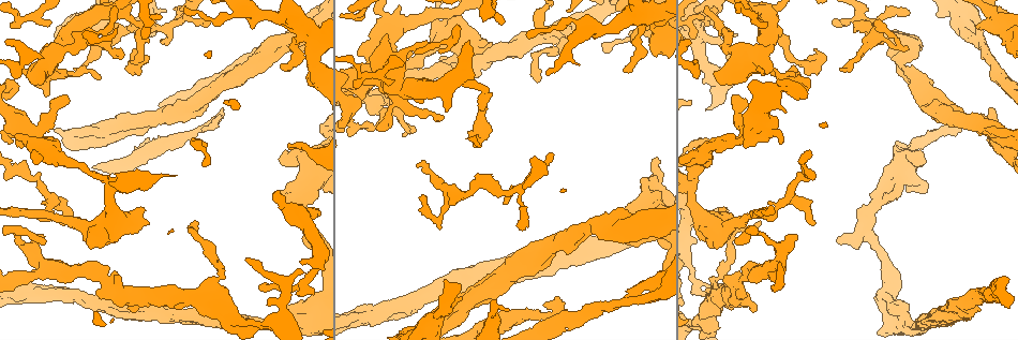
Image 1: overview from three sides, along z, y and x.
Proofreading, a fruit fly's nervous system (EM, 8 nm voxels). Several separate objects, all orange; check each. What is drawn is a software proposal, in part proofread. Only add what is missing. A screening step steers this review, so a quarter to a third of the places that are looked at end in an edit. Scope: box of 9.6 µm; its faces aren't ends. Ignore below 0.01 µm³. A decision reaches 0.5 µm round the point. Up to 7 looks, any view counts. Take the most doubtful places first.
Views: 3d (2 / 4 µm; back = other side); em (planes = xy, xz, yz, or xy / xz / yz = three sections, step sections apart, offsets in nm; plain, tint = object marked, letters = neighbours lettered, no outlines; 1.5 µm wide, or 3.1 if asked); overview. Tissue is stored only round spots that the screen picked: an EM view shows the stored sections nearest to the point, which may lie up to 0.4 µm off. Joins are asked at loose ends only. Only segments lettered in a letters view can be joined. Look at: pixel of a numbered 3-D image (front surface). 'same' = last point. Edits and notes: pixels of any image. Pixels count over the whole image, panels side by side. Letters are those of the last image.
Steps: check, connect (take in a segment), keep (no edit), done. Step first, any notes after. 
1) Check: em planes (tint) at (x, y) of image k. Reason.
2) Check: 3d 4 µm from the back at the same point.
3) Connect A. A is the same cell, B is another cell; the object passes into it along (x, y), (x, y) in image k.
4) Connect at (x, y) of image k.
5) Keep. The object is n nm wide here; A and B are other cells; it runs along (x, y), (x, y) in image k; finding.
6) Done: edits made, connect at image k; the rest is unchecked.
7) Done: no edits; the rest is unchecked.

Check: em planes (plain) at (43, 236) of image 1. An open end.

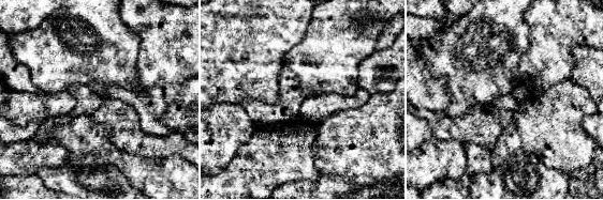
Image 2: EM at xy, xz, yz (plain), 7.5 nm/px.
Check: em planes (letters) at the same point.

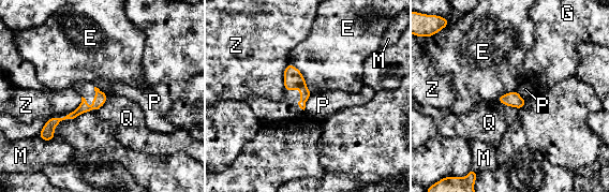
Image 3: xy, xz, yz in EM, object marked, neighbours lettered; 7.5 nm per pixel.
Keep. E, G, M, P, Q and Z are other cells; it runs along (104, 97), (47, 128) in image 3; no lettered segment goes on from it.

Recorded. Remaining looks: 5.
Check: em xz step 8 (tint) at (417, 163) of image 1. Branch stops here.

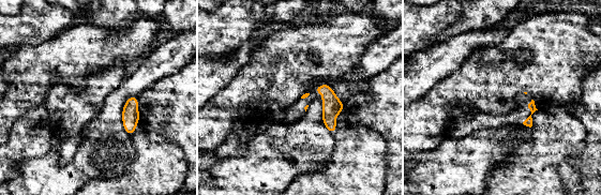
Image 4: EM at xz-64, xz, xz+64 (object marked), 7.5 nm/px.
Check: em planes (letters) at the same point. Another direction.

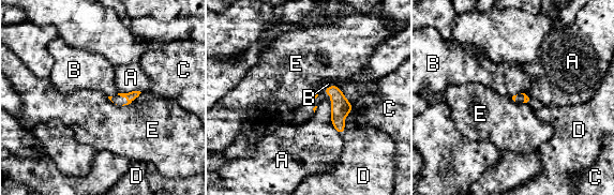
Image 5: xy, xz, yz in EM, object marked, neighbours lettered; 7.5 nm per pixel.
Keep. A, B, C, D and E are other cells; a border runs along (332, 84), (341, 90), (352, 105) in image 5; no lettered segment goes on from it.

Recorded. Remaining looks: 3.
Check: 3d 2 µm at (783, 142) of image 1. Free end.

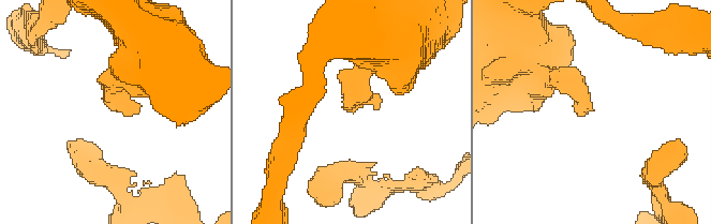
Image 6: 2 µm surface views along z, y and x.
Check: em yz step 8 (tint) at (139, 106) of image 6.

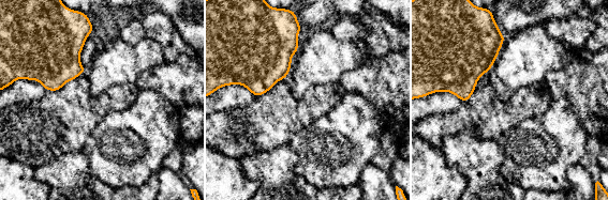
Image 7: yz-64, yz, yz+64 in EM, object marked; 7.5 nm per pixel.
Check: em planes (letters) at the same point.

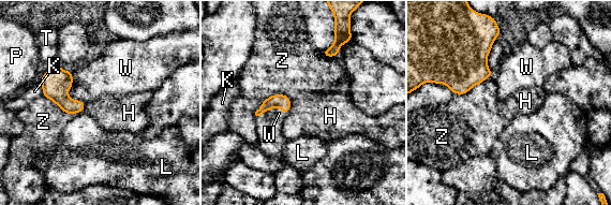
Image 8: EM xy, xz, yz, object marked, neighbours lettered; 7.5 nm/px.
Keep. The object is 110 nm wide here; H, K, L, P, T, W and Z are other cells; a border runs along (71, 70), (68, 94), (86, 103) in image 8; none of them fits.

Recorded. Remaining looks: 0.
Done: no edits; the rest is unchecked.

